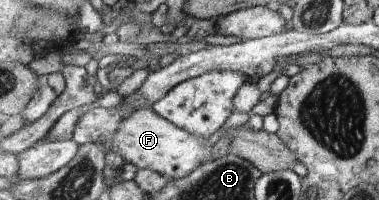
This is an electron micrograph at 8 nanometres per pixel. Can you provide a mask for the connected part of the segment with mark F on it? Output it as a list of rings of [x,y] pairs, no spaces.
[[[142,107],[124,119],[118,133],[114,135],[112,145],[122,153],[126,161],[140,169],[152,169],[170,180],[188,177],[198,167],[214,159],[214,147],[208,145],[208,138],[180,129],[175,123],[156,113],[153,107]]]

